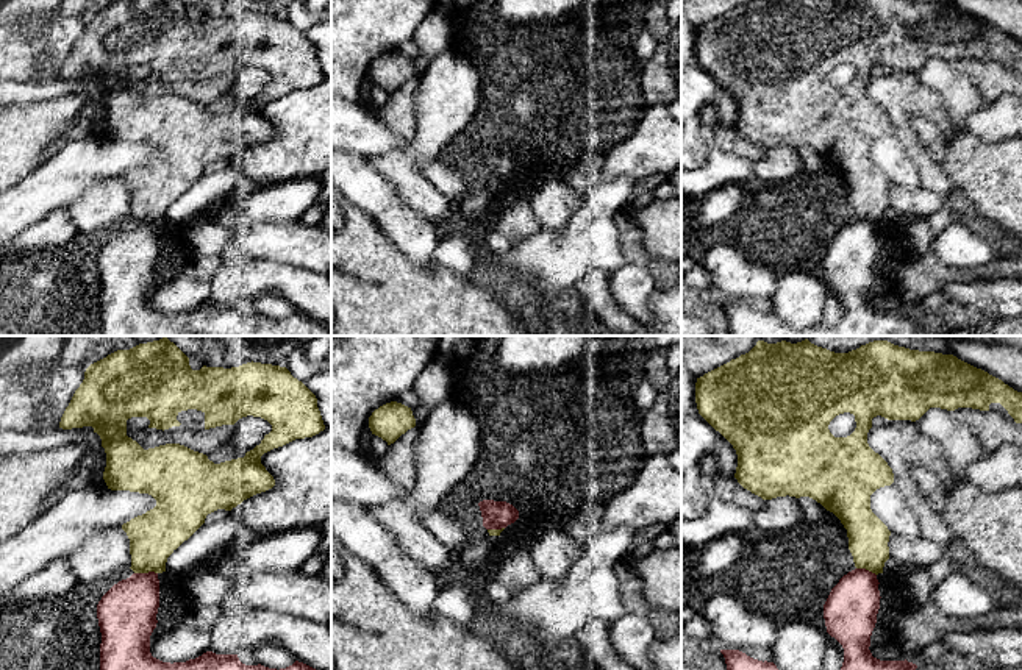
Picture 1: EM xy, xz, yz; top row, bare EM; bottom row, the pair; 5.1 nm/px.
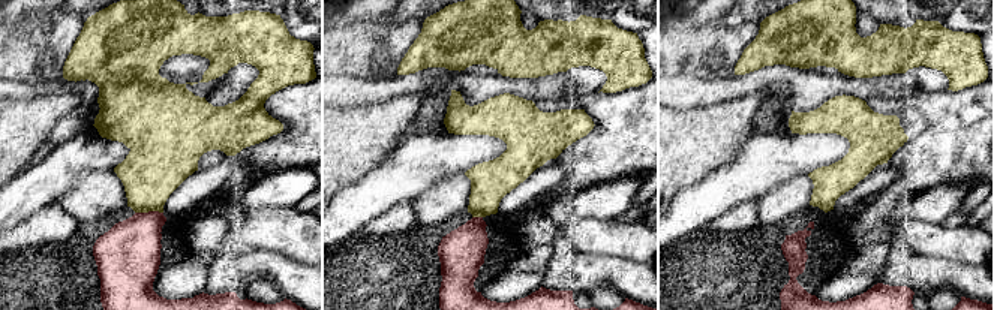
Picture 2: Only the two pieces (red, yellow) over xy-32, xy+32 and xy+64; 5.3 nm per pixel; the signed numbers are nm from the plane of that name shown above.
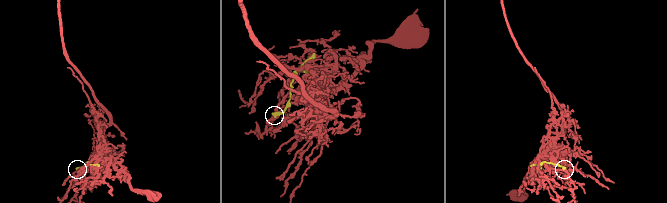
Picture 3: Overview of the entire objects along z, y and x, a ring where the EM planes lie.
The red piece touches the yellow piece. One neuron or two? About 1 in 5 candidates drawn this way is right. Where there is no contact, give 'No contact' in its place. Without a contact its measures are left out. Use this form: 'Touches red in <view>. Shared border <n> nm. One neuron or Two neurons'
Touches red in xy. Shared border 120 nm. Two neurons

